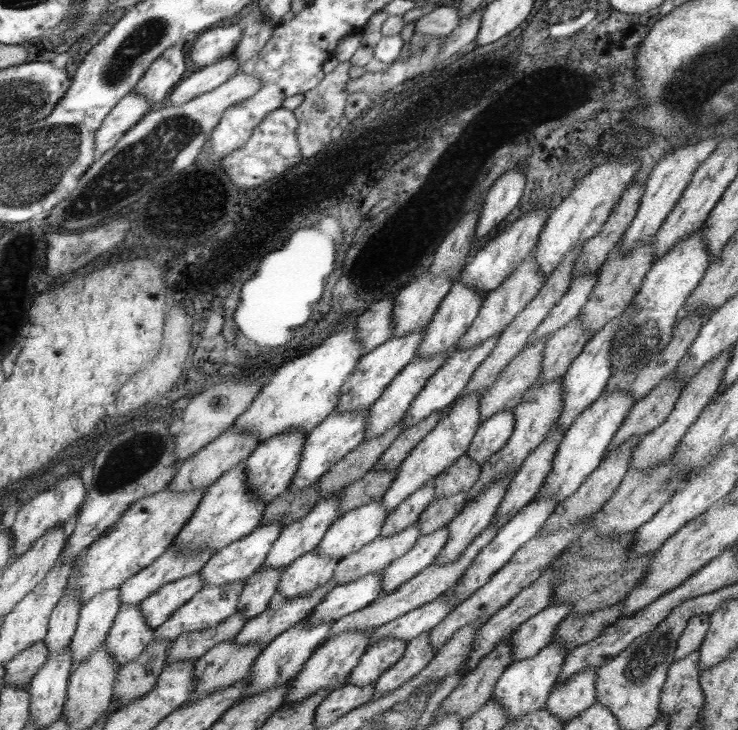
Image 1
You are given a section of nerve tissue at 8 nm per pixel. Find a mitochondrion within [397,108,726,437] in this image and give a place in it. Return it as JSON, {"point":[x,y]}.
{"point":[639,341]}

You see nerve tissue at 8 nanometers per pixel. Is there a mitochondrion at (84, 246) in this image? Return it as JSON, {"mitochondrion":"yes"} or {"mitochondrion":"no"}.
{"mitochondrion":"yes"}

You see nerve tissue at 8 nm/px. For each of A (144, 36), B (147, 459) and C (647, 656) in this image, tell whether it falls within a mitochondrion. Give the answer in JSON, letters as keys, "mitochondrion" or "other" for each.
{"A":"mitochondrion","B":"mitochondrion","C":"mitochondrion"}

